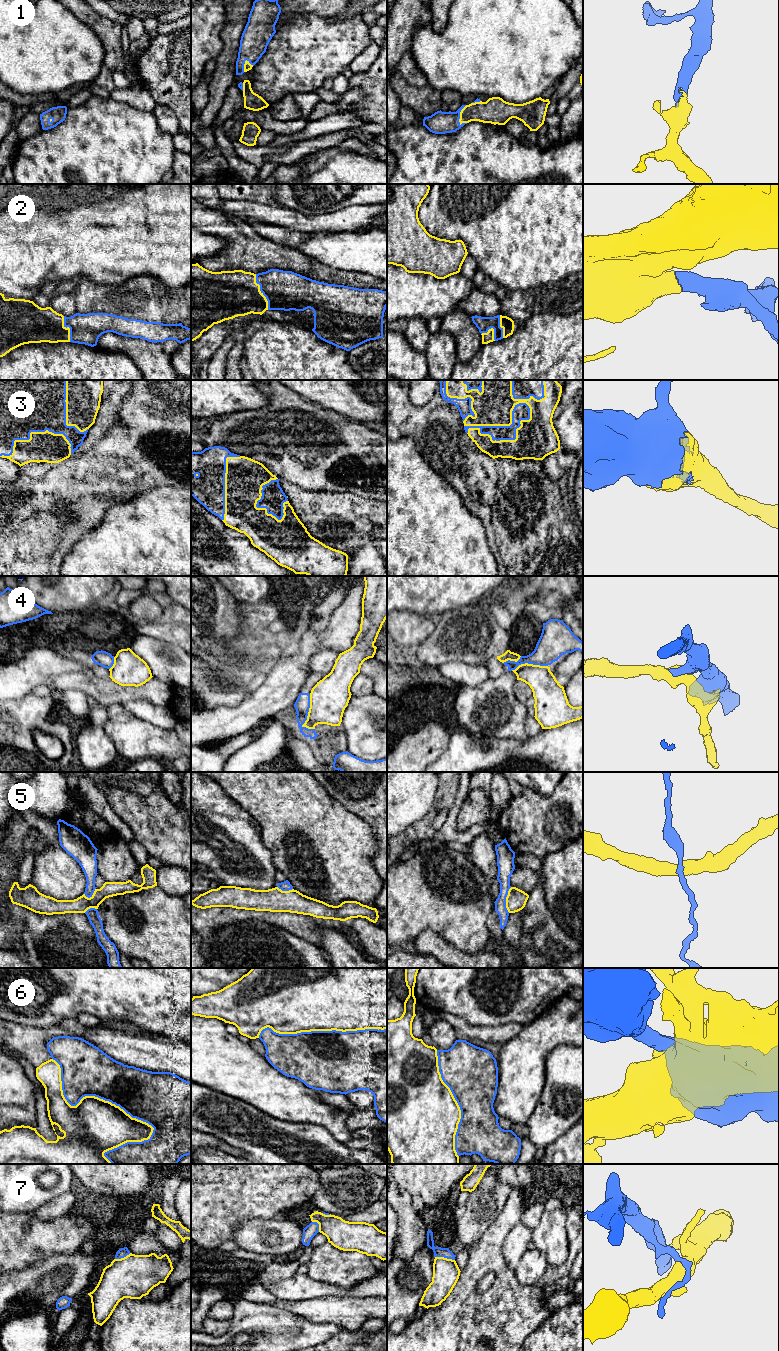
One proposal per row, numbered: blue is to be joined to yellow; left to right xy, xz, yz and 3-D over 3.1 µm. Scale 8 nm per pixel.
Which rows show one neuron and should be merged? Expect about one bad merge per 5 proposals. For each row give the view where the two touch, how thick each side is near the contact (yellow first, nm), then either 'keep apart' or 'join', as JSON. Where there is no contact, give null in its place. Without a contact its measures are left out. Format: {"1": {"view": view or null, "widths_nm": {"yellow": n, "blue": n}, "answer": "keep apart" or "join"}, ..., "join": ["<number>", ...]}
{"1": {"view": "yz", "widths_nm": {"yellow": 180, "blue": 180}, "answer": "join"}, "2": {"view": "xz", "widths_nm": {"yellow": 380, "blue": 320}, "answer": "join"}, "3": {"view": "yz", "widths_nm": {"yellow": 300, "blue": 140}, "answer": "join"}, "4": {"view": "xz", "widths_nm": {"yellow": 300, "blue": 120}, "answer": "keep apart"}, "5": {"view": "yz", "widths_nm": {"yellow": 160, "blue": 130}, "answer": "keep apart"}, "6": {"view": "xy", "widths_nm": {"yellow": 460, "blue": 400}, "answer": "keep apart"}, "7": {"view": "yz", "widths_nm": {"yellow": 220, "blue": 80}, "answer": "keep apart"}, "join": ["1", "2", "3"]}

